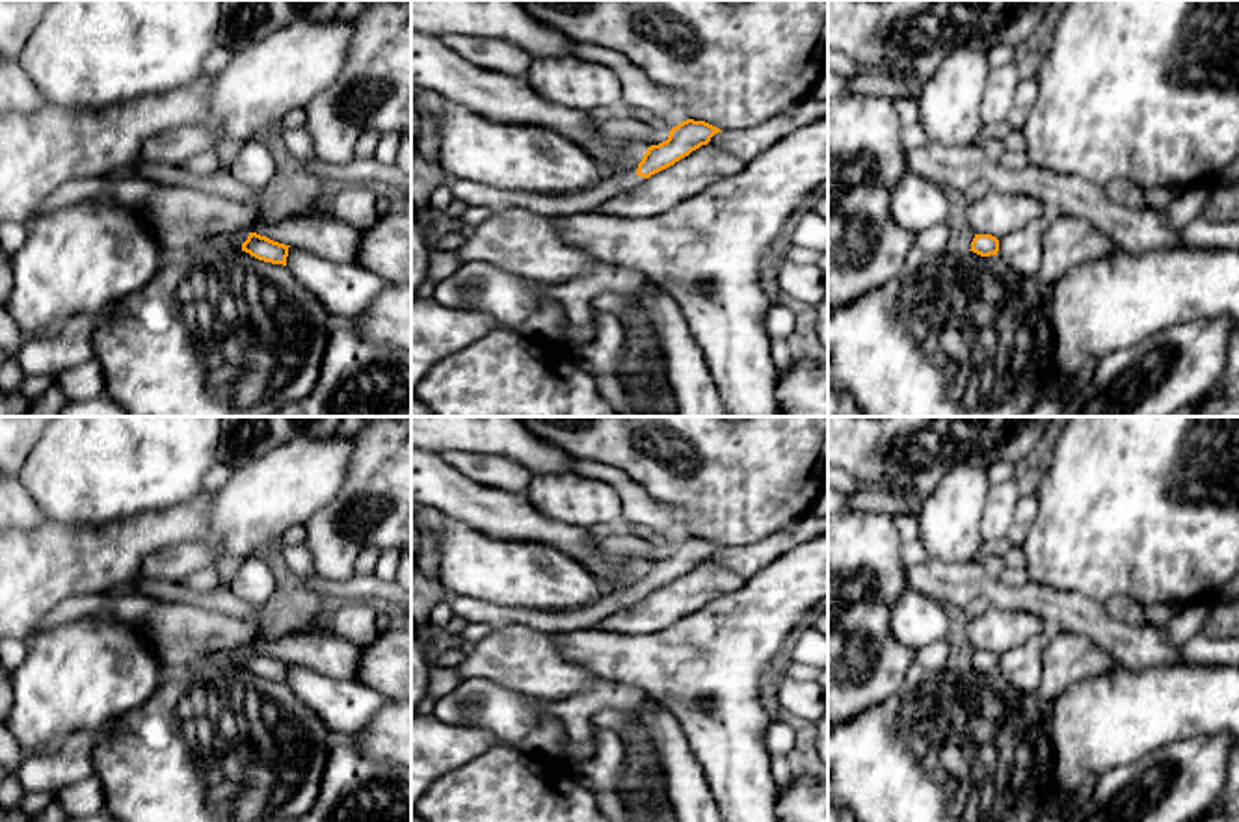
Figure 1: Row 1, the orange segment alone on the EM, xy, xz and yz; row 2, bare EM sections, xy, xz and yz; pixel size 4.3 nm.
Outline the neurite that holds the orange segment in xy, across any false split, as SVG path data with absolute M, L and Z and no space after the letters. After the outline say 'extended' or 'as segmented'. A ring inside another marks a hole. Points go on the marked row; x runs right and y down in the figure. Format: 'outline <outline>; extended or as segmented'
outline M238 231L227 236L220 236L216 238L214 244L227 249L242 249L259 260L283 264L283 266L286 266L286 257L288 257L288 247L290 247L290 245L273 242L266 236L260 236L257 232L247 232L247 231Z; extended

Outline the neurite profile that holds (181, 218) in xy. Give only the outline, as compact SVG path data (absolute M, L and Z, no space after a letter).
M199 180L162 186L130 205L166 255L190 251L220 236L260 227L260 210L246 195Z

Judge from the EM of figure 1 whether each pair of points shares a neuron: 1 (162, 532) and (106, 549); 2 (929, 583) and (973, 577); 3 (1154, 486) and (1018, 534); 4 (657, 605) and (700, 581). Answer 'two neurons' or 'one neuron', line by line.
1: one neuron
2: one neuron
3: two neurons
4: one neuron

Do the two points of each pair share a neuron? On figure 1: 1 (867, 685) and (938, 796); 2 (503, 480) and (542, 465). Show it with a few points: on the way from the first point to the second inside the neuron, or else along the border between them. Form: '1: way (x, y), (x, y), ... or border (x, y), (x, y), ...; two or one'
1: border (903, 687), (847, 722); two
2: border (488, 454), (508, 458), (532, 475); two

